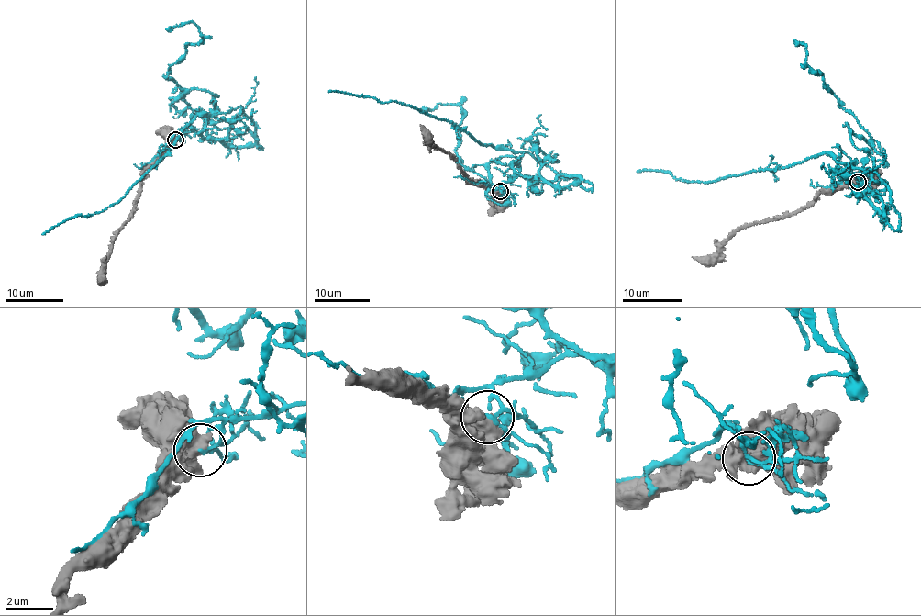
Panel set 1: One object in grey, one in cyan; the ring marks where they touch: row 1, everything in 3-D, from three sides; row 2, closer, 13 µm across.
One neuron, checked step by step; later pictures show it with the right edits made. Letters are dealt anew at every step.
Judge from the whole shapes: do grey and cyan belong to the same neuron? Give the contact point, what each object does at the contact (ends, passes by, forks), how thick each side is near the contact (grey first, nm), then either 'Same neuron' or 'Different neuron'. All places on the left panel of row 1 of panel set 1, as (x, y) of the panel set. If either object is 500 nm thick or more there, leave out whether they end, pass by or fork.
Place: (175, 140). Thickness 750 nm (grey) against 90 nm. Different neuron

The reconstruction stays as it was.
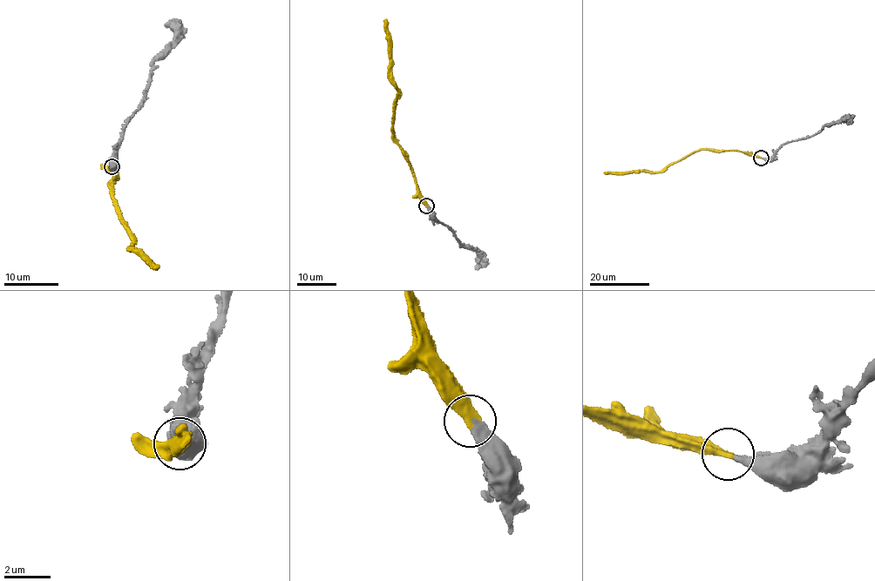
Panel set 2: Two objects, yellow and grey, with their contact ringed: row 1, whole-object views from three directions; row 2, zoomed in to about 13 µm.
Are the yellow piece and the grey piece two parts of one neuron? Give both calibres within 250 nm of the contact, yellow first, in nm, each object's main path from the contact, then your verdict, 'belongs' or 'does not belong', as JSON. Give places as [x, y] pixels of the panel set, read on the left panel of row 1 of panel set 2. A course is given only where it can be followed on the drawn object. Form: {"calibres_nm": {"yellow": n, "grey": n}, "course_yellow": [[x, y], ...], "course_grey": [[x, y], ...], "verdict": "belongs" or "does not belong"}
{"calibres_nm": {"yellow": 440, "grey": 360}, "course_yellow": [[112, 166], [118, 169], [118, 176], [113, 181], [113, 196], [133, 237], [133, 248], [157, 266]], "course_grey": [[112, 166], [127, 122], [144, 99], [154, 60], [166, 55], [174, 38], [173, 19]], "verdict": "belongs"}

